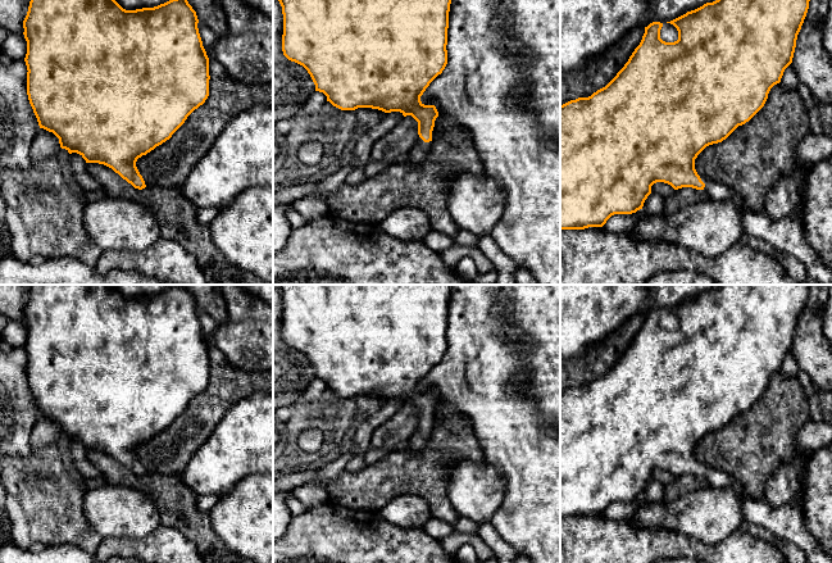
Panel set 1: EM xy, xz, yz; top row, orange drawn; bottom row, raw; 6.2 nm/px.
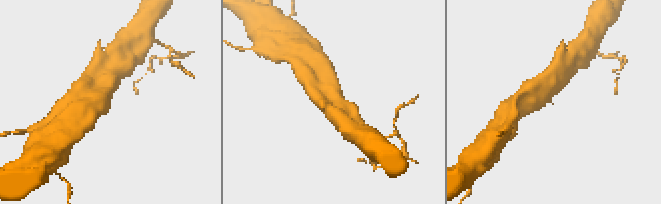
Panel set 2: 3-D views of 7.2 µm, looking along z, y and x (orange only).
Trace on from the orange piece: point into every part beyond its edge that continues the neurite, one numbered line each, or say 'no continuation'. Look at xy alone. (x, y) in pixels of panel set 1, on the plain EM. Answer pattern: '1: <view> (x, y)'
no continuation

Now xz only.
1: xz (418, 440)

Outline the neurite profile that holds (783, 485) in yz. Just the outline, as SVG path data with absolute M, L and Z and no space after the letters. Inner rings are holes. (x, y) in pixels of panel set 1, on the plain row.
M803 459L783 463L768 480L763 500L772 507L782 507L800 495L799 472Z

